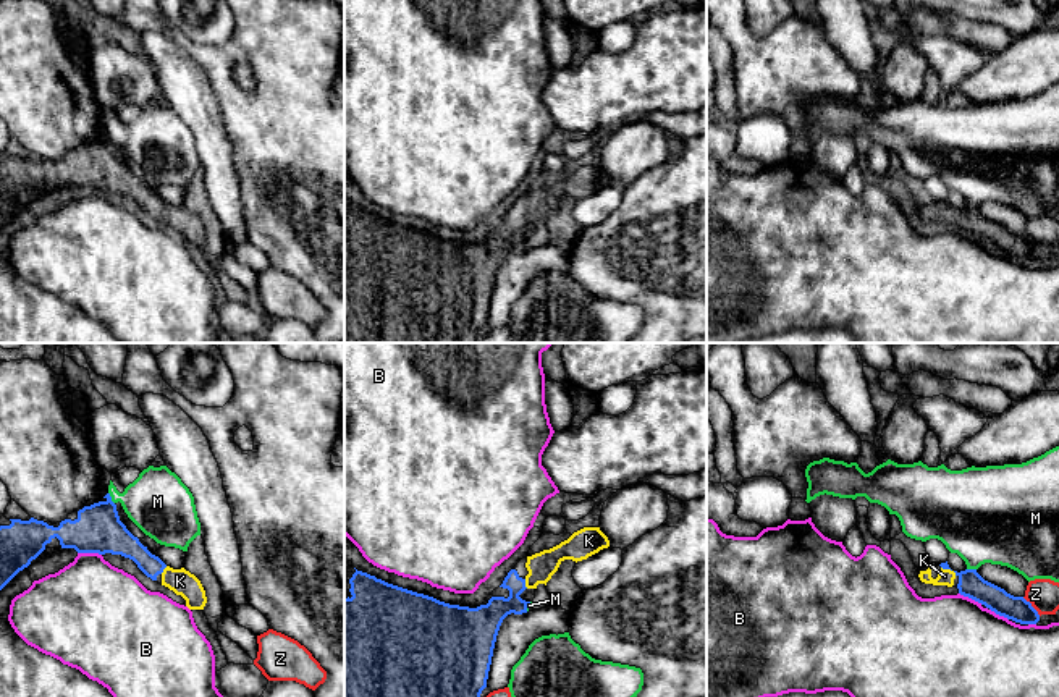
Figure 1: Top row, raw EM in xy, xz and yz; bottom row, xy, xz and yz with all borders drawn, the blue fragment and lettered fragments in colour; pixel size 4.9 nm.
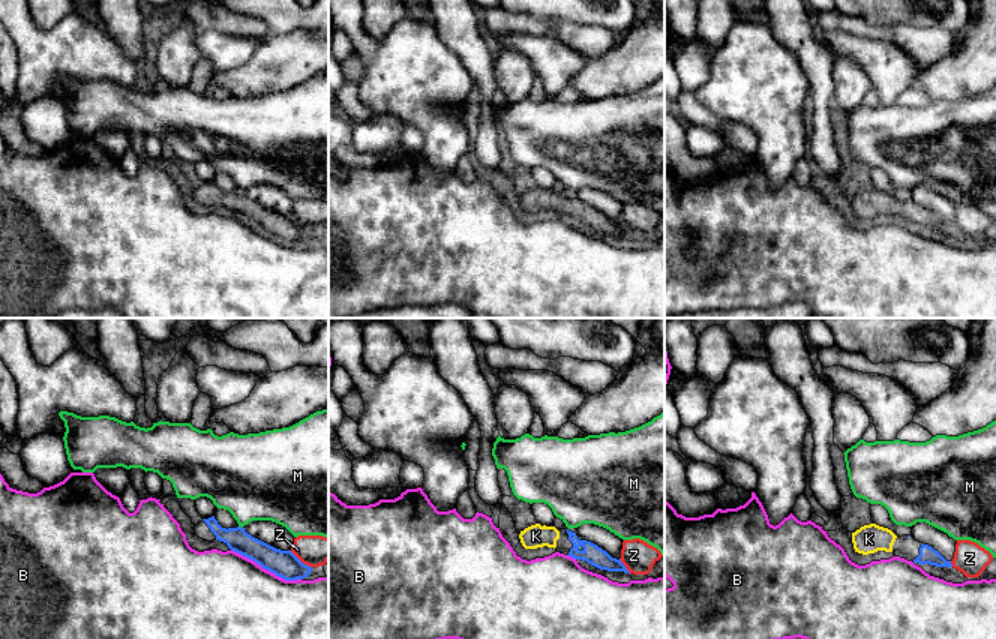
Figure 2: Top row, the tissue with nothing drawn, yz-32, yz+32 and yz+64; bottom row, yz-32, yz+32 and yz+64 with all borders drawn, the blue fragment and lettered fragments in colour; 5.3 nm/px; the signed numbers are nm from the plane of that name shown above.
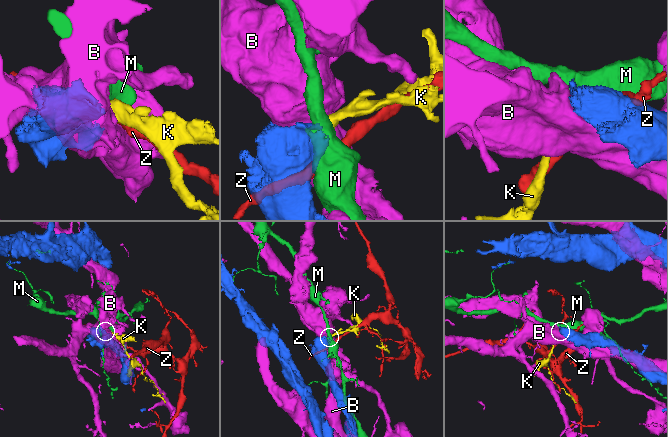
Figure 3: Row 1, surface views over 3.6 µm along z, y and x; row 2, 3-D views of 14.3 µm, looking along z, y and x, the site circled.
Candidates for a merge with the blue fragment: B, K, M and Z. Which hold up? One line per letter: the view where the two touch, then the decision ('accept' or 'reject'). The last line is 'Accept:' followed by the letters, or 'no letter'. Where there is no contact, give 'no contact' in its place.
B: contact in xy; reject
K: contact in xz; accept
M: contact in xy; reject
Z: contact in yz; reject
Accept: K

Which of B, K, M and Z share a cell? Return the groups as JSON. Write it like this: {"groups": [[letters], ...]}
{"groups": [["B"], ["K"], ["M"], ["Z"]]}

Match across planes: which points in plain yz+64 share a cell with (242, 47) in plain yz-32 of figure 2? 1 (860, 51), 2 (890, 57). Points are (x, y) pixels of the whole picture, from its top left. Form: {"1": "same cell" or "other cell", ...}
{"1": "same cell", "2": "same cell"}

